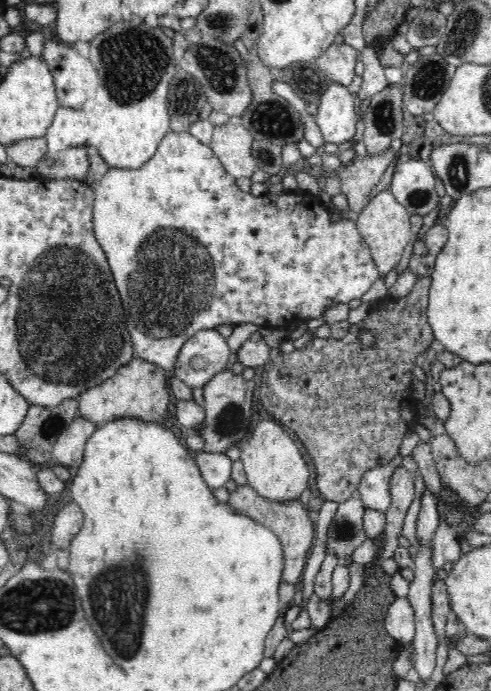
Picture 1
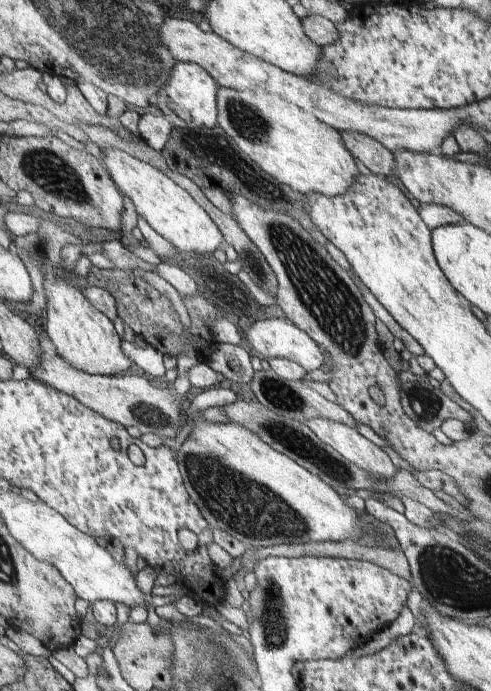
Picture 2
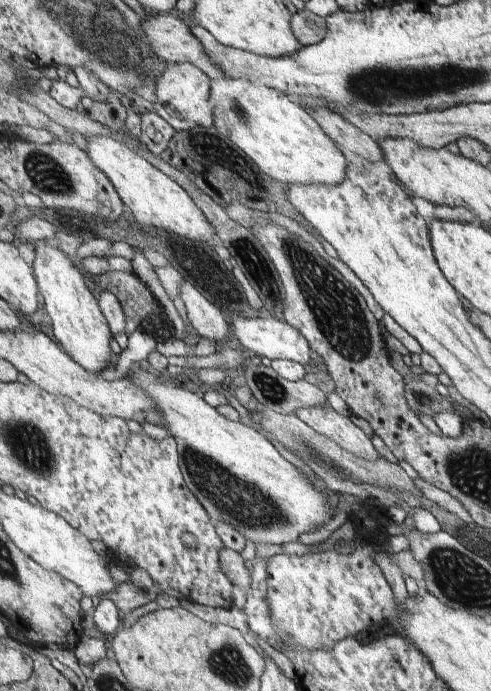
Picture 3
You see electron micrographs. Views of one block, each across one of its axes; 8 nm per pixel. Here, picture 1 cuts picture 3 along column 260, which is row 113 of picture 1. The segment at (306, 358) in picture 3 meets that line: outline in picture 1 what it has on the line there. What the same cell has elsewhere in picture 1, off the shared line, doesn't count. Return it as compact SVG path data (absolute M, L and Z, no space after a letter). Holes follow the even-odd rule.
M329 82L329 86L322 88L315 122L325 142L342 144L354 138L358 120L355 97L348 87L338 83Z

